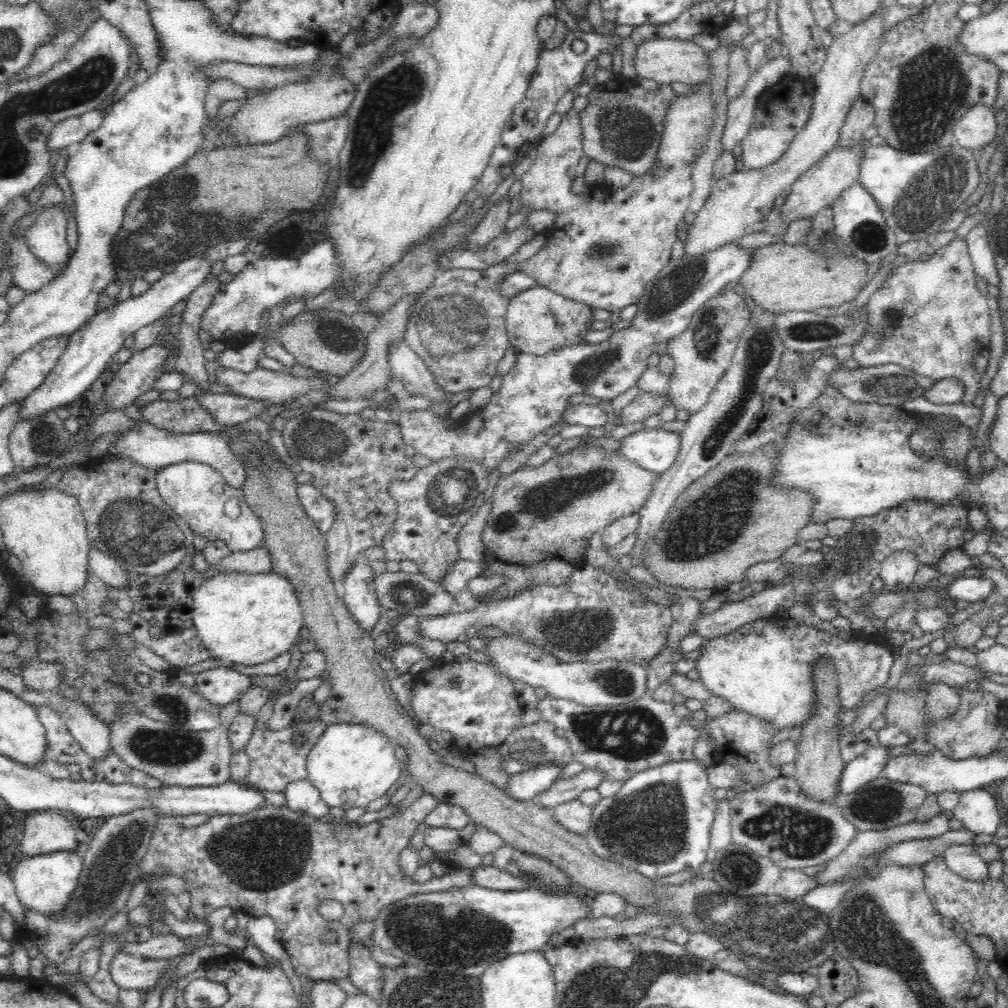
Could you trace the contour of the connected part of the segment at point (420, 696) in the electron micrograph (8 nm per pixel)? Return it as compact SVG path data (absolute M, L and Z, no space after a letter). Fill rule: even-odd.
M470 659L462 662L439 662L414 679L412 719L433 726L434 730L450 732L460 752L477 751L484 747L498 748L513 730L522 726L525 709L518 701L514 681L486 663ZM454 676L460 676L458 686L450 683Z

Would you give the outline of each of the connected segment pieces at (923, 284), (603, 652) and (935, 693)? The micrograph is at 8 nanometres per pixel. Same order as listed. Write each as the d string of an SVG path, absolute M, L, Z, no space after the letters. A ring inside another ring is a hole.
M954 239L940 246L928 261L900 265L865 304L868 328L852 346L856 362L859 366L892 363L933 381L958 379L964 387L964 394L958 402L970 405L982 388L979 384L990 356L990 308L986 297L976 289L976 277L965 239Z
M584 562L570 574L570 578L560 586L538 585L519 595L499 601L481 602L472 610L460 610L442 616L420 617L418 631L426 640L437 640L441 643L466 642L477 636L483 626L494 626L508 634L519 634L532 644L549 650L558 660L587 660L598 663L604 659L629 660L634 664L646 666L666 644L668 630L673 623L672 612L666 605L652 603L650 599L618 587L618 579L606 572L597 570Z
M932 683L927 692L926 710L929 720L940 720L940 718L952 716L958 710L960 696L954 687L944 683Z

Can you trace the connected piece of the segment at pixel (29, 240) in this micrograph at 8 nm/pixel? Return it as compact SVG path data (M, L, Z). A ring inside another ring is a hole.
M53 205L44 210L25 232L26 245L30 253L38 261L52 267L56 271L56 276L63 273L72 256L66 239L67 220L64 210Z

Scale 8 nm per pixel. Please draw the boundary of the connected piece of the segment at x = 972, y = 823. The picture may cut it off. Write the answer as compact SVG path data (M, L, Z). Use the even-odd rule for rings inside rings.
M992 789L961 792L958 804L950 812L960 820L966 831L976 834L994 834L1000 826L1003 810Z

